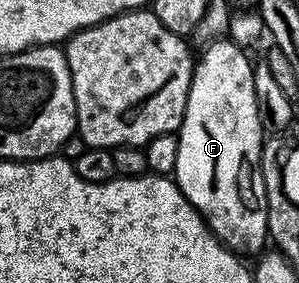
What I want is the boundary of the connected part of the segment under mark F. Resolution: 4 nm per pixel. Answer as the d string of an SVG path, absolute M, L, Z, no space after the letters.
M231 40L212 42L194 62L186 112L178 131L178 164L174 181L186 200L204 217L213 234L237 255L256 256L268 238L268 187L262 169L265 131L258 120L258 100L254 96L253 63Z

